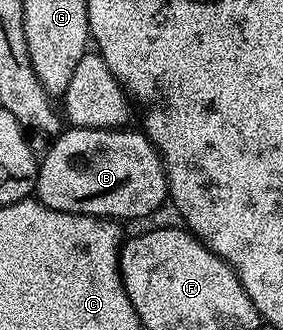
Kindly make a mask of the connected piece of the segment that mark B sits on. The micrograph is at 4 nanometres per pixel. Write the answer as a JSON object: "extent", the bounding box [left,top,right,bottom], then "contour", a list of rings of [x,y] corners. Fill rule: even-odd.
{"extent":[34,127,168,221],"contour":[[[72,127],[60,130],[59,134],[50,140],[51,148],[47,152],[42,152],[38,160],[39,172],[35,178],[34,198],[42,206],[60,211],[61,213],[73,213],[74,215],[102,215],[108,219],[124,221],[123,219],[143,219],[146,215],[151,215],[164,202],[168,202],[167,194],[167,171],[163,168],[163,158],[159,155],[159,150],[149,141],[149,137],[144,135],[142,130],[135,129],[89,129],[88,127]]]}

